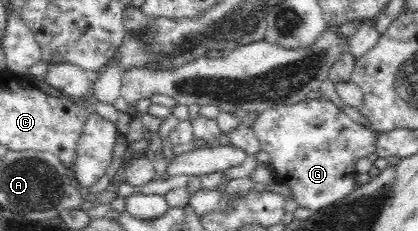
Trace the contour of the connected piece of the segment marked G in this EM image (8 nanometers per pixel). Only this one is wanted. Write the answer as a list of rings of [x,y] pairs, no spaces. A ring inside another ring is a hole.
[[[326,97],[319,101],[309,99],[288,106],[268,108],[258,115],[258,120],[251,127],[260,140],[262,150],[270,157],[269,164],[277,170],[275,182],[291,188],[298,205],[308,208],[310,212],[322,210],[348,196],[355,189],[356,160],[362,160],[369,152],[375,152],[378,132],[370,132],[352,122],[346,113],[340,111]]]

